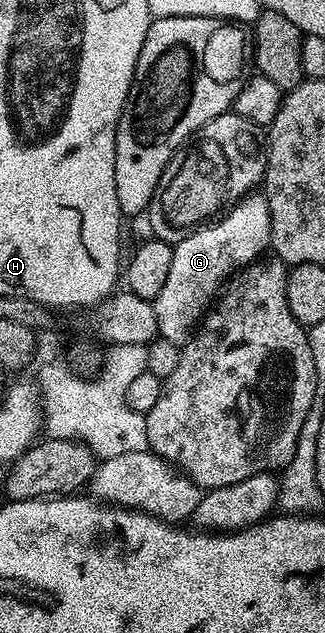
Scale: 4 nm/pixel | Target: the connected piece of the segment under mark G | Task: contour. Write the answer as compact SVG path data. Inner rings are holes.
M254 191L245 194L220 219L198 229L187 239L176 242L167 282L153 301L158 336L178 347L186 343L224 281L258 260L264 254L261 252L270 248L270 235L269 204L264 192Z

